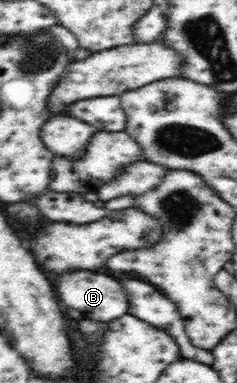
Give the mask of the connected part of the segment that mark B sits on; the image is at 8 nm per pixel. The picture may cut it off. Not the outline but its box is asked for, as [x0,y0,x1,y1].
[57,271,129,321]

